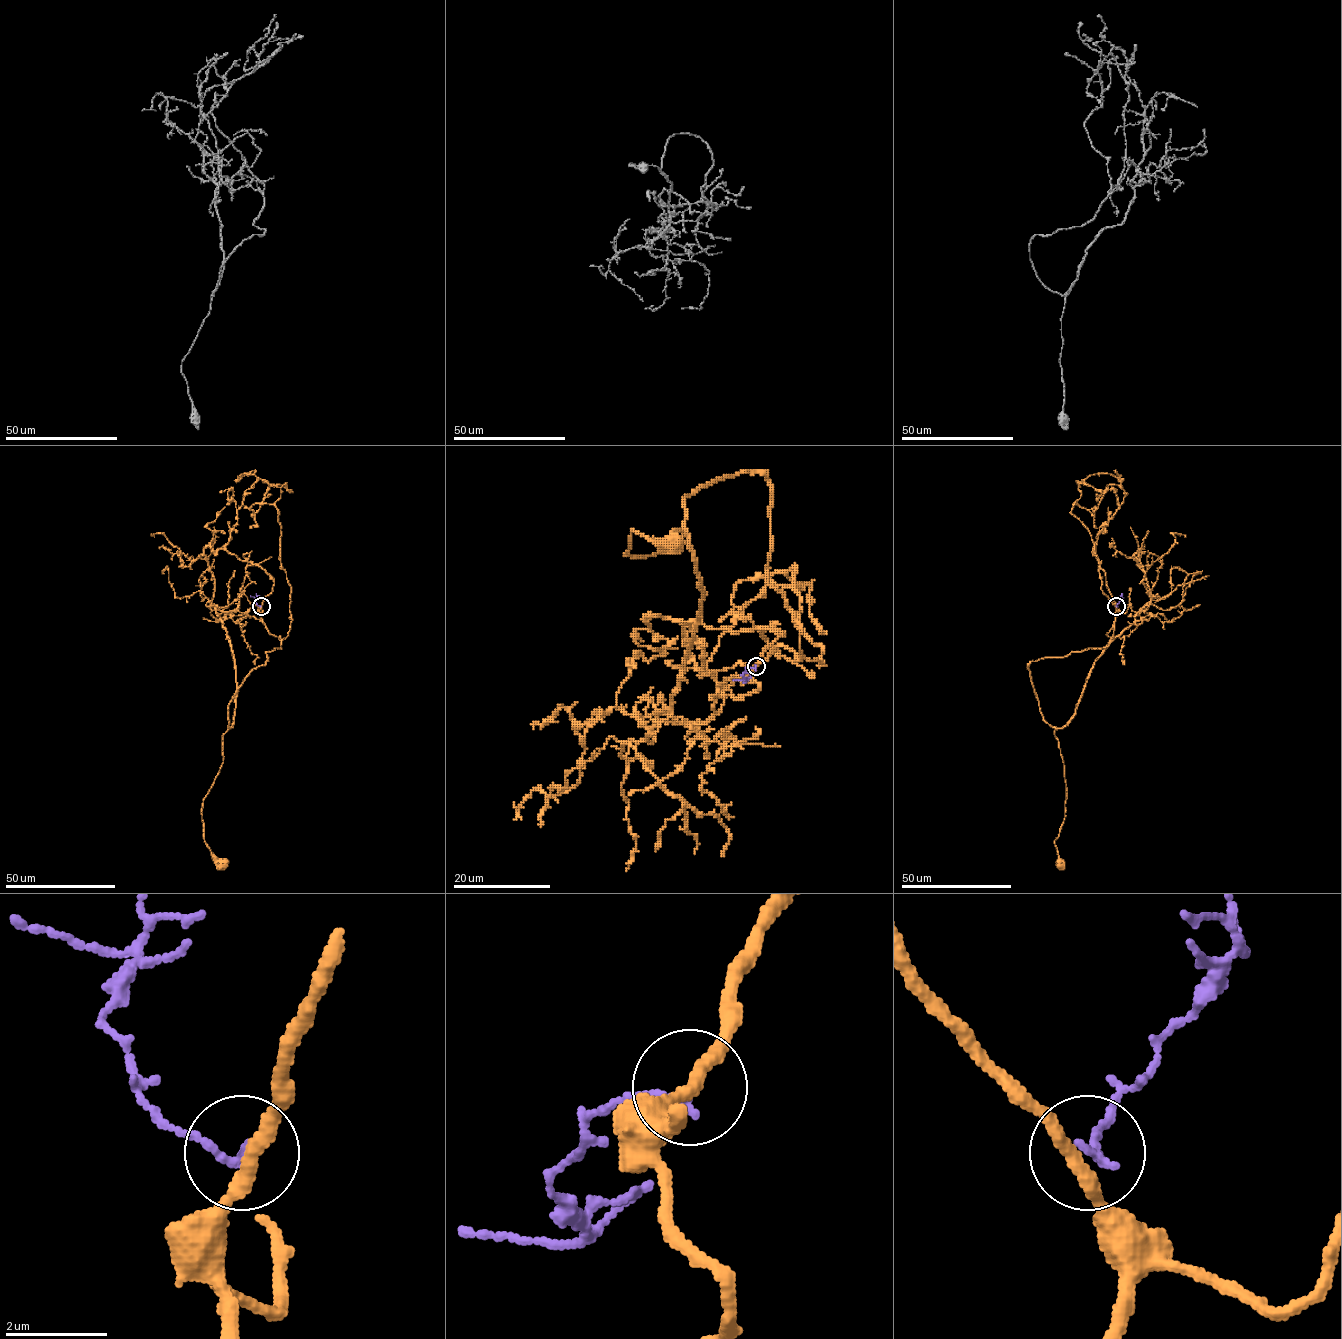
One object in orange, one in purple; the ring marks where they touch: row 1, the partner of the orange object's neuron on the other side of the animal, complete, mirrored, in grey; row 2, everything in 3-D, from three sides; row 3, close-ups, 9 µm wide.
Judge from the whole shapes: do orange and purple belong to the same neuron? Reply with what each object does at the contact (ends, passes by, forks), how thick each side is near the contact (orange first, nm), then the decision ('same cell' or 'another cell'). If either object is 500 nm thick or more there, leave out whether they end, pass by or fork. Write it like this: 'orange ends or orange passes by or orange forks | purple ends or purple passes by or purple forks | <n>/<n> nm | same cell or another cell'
orange passes by | purple ends | 280/160 nm | another cell

